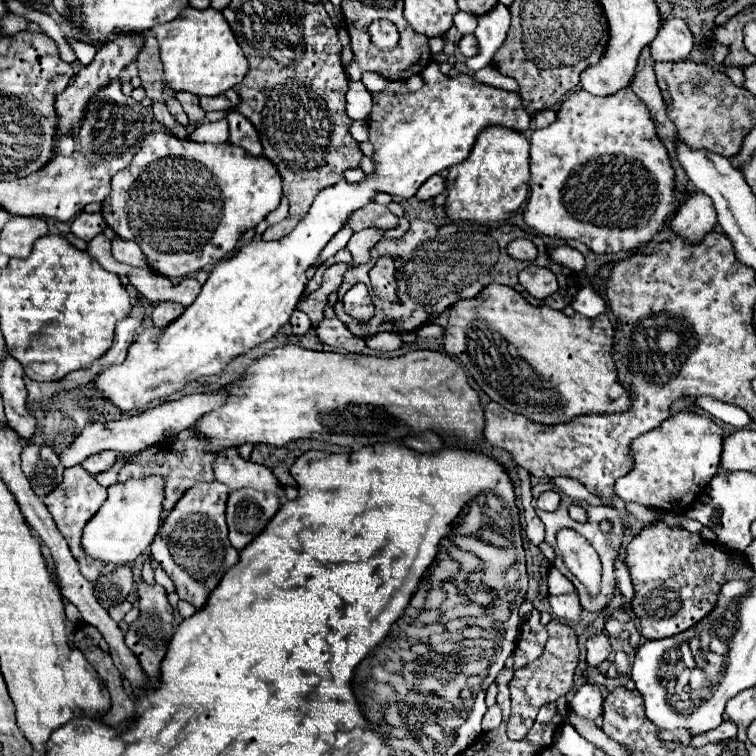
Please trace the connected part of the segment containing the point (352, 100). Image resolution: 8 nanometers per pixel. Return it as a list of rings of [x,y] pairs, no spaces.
[[[350,82],[346,100],[348,100],[346,114],[352,120],[366,120],[366,116],[370,114],[370,108],[372,108],[372,96],[362,82]]]

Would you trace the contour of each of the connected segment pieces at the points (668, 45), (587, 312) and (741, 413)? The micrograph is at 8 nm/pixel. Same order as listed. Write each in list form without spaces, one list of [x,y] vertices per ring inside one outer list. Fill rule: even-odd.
[[[670,18],[658,30],[658,36],[652,40],[652,58],[656,62],[680,62],[686,60],[694,46],[694,36],[684,20]]]
[[[584,284],[580,292],[572,300],[572,308],[578,314],[584,314],[588,318],[596,318],[600,314],[606,314],[606,300],[592,288],[592,284]]]
[[[710,396],[692,398],[692,402],[698,408],[706,410],[708,414],[712,414],[714,418],[718,418],[718,420],[722,420],[722,422],[726,422],[726,424],[730,424],[737,429],[742,429],[747,425],[747,422],[751,421],[750,416],[742,408],[726,404],[726,402],[720,402],[720,400],[714,400]]]

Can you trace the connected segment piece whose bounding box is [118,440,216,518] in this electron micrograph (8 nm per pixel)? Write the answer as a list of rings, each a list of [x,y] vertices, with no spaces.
[[[178,440],[178,442],[162,442],[162,444],[154,444],[142,452],[138,452],[136,456],[130,456],[130,462],[126,462],[120,470],[120,478],[118,480],[128,480],[128,478],[144,478],[144,476],[152,476],[158,474],[166,480],[166,500],[164,500],[164,512],[162,518],[168,516],[168,512],[174,508],[174,504],[182,498],[182,494],[194,486],[196,482],[214,482],[214,474],[212,474],[212,464],[214,464],[216,454],[206,450],[206,442],[202,440]]]

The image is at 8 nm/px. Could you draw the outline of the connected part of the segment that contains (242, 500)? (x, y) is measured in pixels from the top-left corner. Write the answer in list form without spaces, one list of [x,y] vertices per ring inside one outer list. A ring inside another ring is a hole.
[[[252,488],[230,492],[226,520],[232,546],[236,550],[248,546],[266,528],[278,508],[278,496],[266,496],[266,492],[254,492]]]

